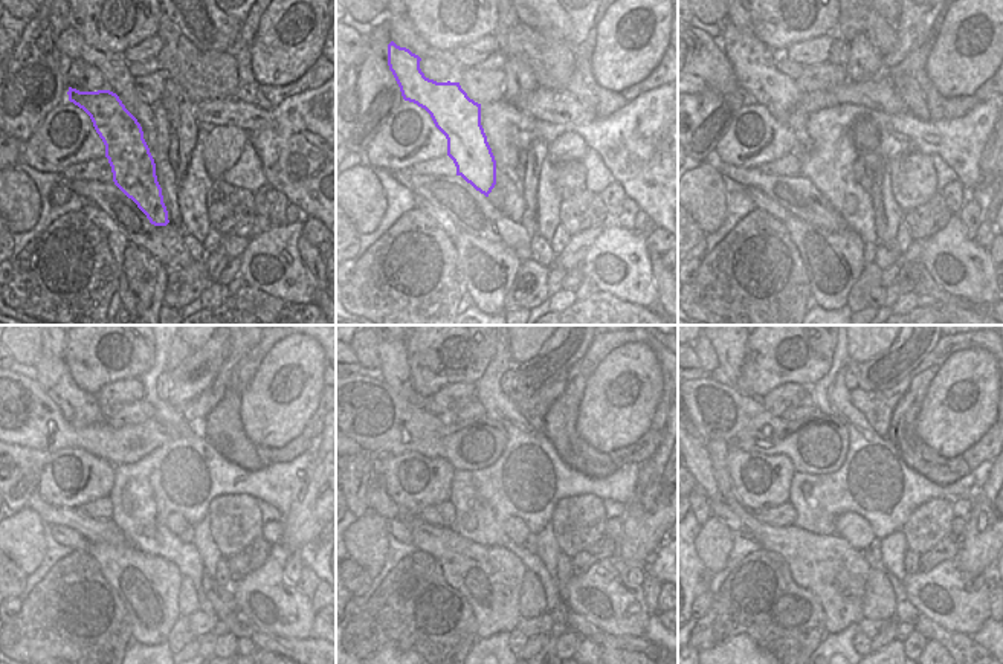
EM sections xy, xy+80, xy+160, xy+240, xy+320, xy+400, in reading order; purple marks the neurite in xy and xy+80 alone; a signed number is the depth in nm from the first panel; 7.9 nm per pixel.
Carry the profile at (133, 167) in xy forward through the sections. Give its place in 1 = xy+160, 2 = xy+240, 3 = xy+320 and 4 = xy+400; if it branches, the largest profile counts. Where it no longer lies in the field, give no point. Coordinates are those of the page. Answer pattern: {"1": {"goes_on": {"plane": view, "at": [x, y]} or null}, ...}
{"1": {"goes_on": {"plane": "xy+160", "at": [754, 64]}}, "2": {"goes_on": {"plane": "xy+240", "at": [81, 409]}}, "3": {"goes_on": {"plane": "xy+320", "at": [396, 374]}}, "4": {"goes_on": {"plane": "xy+400", "at": [730, 356]}}}

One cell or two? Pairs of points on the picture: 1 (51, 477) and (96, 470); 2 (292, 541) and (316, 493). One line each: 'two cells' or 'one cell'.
1: one cell
2: one cell

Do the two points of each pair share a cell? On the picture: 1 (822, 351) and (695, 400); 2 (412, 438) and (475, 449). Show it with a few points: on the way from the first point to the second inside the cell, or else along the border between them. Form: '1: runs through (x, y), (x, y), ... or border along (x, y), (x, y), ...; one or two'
1: border along (735, 386), (759, 400); two
2: runs through (428, 438), (460, 438); one

